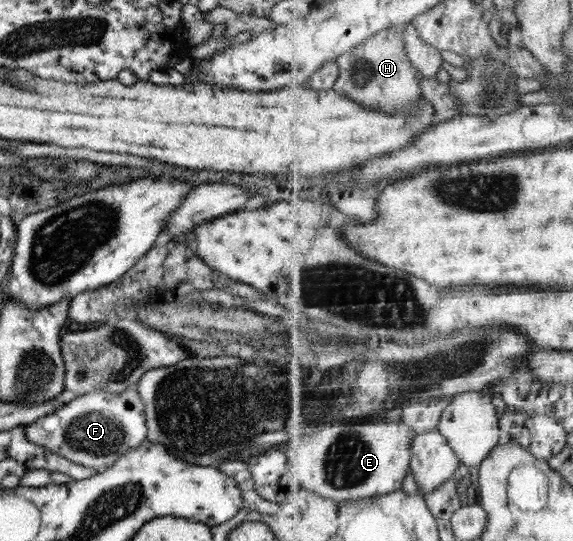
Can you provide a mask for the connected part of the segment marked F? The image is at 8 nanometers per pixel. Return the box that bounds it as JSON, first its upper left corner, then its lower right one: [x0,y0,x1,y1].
[25,389,146,472]

